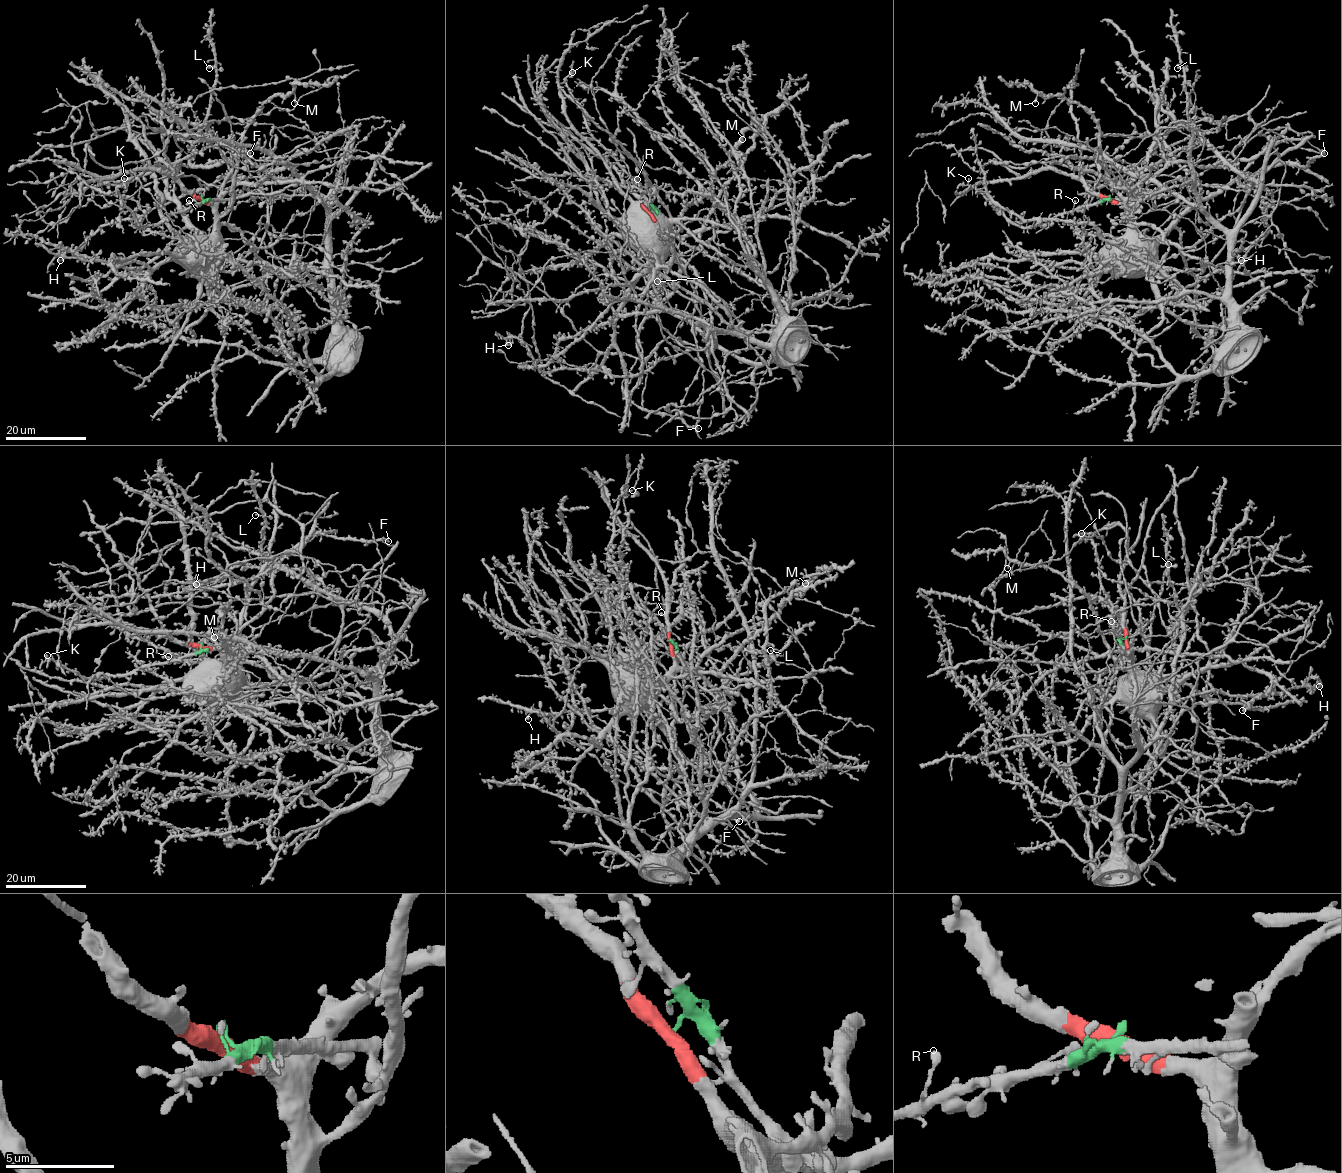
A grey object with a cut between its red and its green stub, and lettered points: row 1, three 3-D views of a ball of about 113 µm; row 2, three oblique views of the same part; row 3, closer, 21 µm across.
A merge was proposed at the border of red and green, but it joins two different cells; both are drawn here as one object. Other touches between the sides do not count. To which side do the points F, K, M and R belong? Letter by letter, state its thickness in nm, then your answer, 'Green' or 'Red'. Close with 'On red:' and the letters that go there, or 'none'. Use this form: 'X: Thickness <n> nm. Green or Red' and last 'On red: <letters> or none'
F: Thickness 440 nm. Red
K: Thickness 200 nm. Green
M: Thickness 320 nm. Red
R: Thickness 360 nm. Green
On red: F, M

